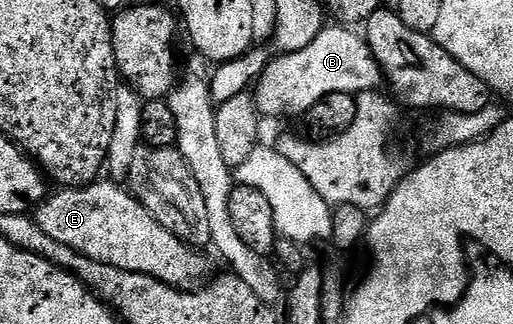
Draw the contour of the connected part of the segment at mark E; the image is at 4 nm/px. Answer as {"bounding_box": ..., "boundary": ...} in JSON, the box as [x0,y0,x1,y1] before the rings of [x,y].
{"bounding_box":[33,182,210,290],"boundary":[[[114,182],[102,183],[81,188],[63,187],[55,196],[54,193],[47,195],[33,213],[34,221],[53,241],[72,246],[72,250],[96,258],[96,262],[108,262],[108,266],[151,276],[183,290],[194,290],[207,283],[210,264],[198,253],[201,251],[164,230],[125,187]]]}

